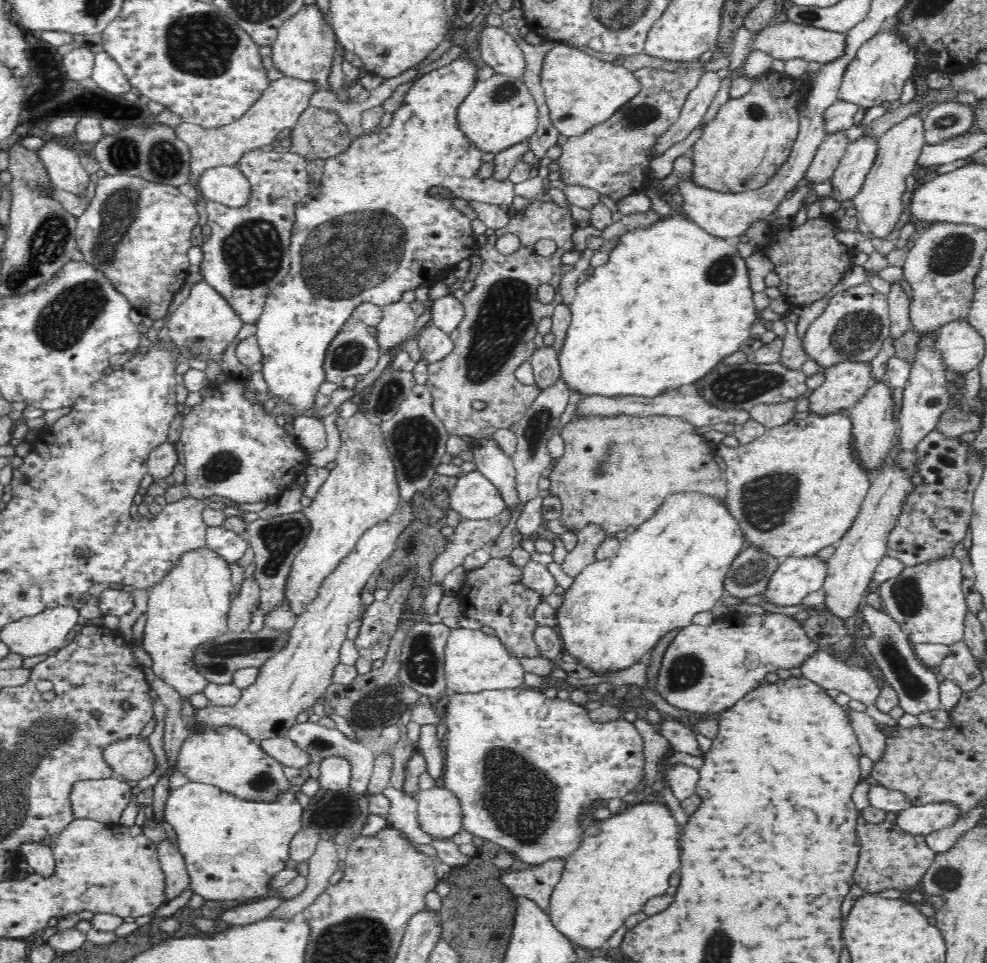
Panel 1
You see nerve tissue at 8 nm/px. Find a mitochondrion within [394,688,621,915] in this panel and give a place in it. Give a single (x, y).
(522, 801)

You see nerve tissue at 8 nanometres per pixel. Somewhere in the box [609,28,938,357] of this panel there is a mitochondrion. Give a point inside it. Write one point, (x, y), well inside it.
(723, 270)

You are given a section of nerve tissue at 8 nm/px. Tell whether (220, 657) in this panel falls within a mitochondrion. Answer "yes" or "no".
yes

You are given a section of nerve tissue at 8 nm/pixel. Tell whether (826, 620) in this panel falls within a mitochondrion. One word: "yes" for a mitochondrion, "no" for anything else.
no

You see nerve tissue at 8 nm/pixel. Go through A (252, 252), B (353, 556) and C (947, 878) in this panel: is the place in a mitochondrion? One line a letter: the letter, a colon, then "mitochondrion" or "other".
A: mitochondrion
B: other
C: mitochondrion

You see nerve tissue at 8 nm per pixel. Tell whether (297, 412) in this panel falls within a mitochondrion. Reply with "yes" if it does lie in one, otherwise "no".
no

